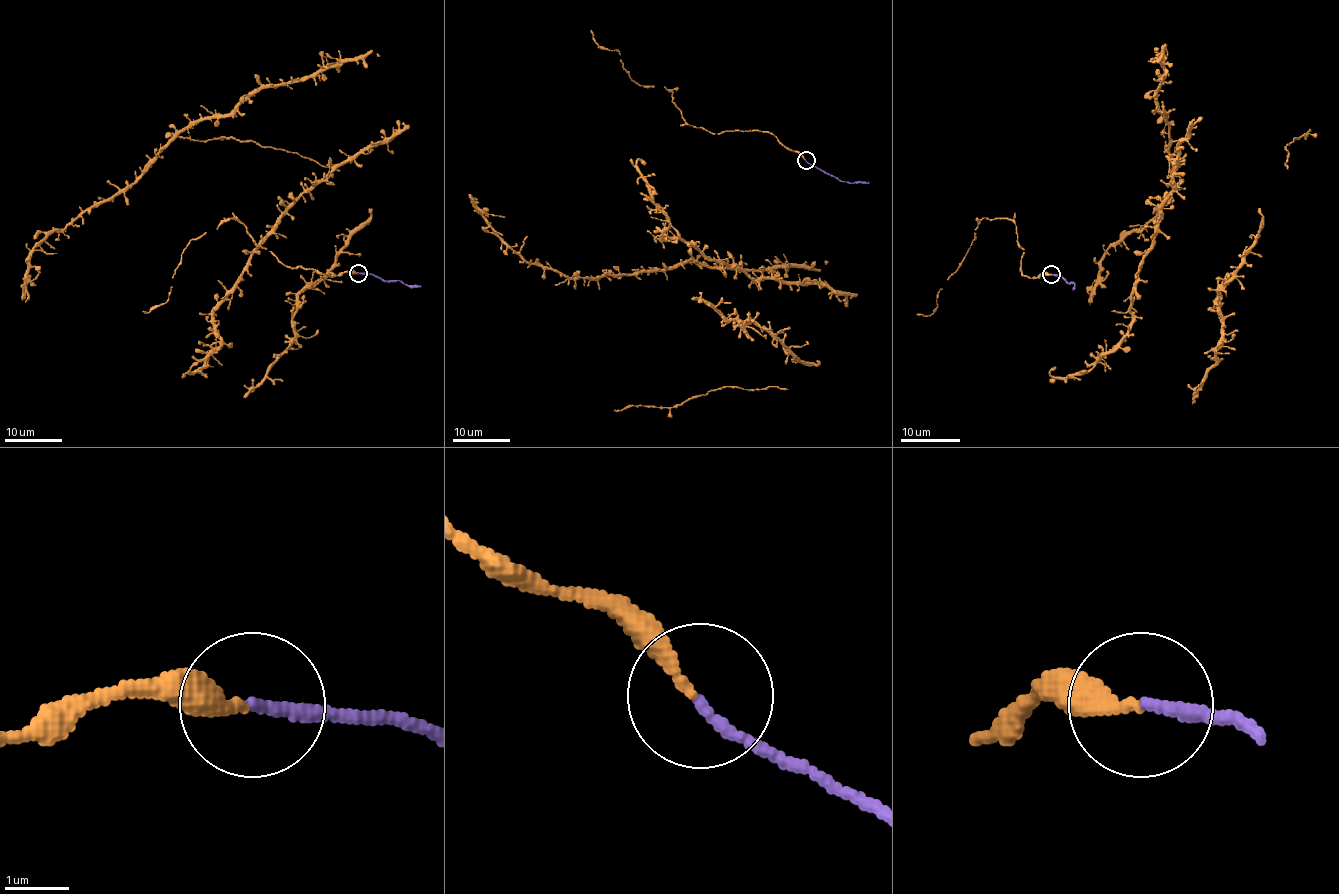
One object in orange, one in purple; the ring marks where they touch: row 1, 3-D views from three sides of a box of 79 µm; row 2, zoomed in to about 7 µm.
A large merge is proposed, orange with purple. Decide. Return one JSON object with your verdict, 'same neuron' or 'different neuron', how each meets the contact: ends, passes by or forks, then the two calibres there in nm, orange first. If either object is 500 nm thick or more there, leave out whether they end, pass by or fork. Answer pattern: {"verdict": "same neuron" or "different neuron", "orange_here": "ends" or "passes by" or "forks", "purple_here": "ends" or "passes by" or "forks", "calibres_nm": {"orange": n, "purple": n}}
{"verdict": "same neuron", "orange_here": "ends", "purple_here": "ends", "calibres_nm": {"orange": 240, "purple": 160}}

